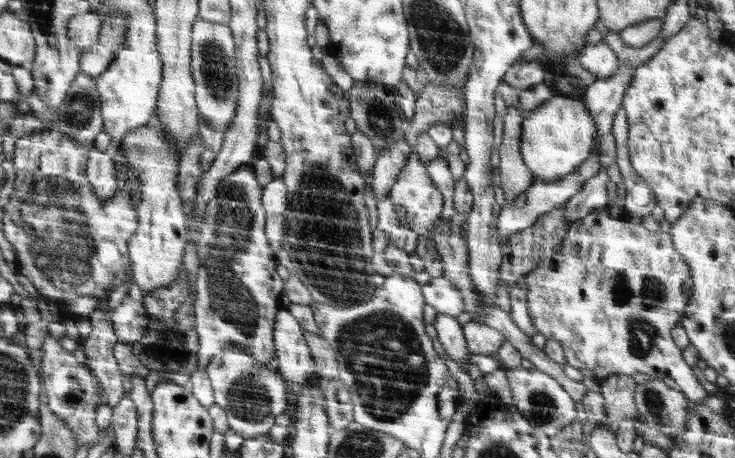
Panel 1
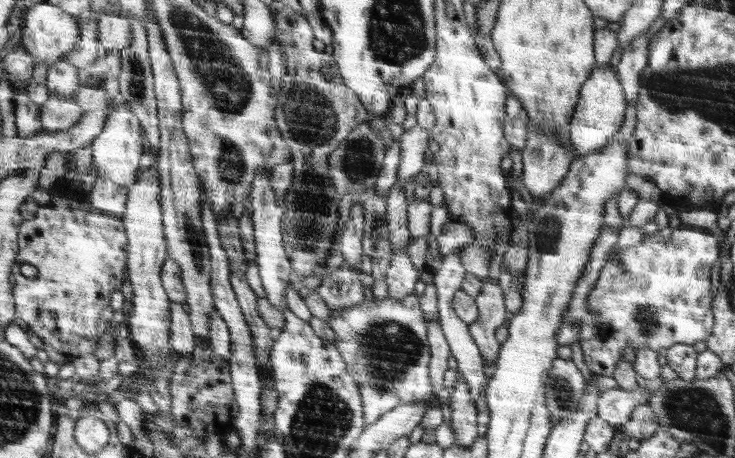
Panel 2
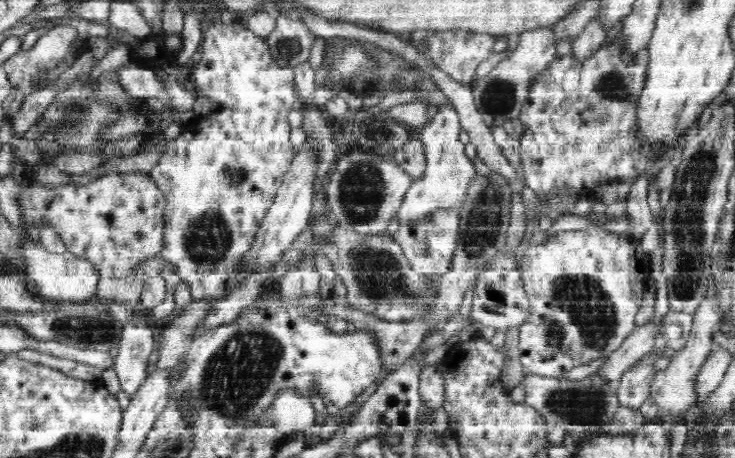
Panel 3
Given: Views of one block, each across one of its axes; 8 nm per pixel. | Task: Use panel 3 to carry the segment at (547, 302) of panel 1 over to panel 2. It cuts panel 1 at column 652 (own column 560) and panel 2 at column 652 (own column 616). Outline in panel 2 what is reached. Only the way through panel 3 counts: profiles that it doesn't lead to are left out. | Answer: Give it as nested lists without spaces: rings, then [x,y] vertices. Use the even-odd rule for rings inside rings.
[[[669,226],[646,235],[636,246],[627,246],[622,250],[614,248],[587,299],[589,312],[596,315],[599,322],[598,335],[581,342],[584,362],[592,373],[612,377],[618,362],[624,359],[624,350],[630,348],[628,344],[632,344],[635,352],[638,349],[657,351],[678,343],[694,345],[713,334],[716,321],[712,309],[711,270],[719,257],[718,245],[710,231],[689,226],[673,230]]]

